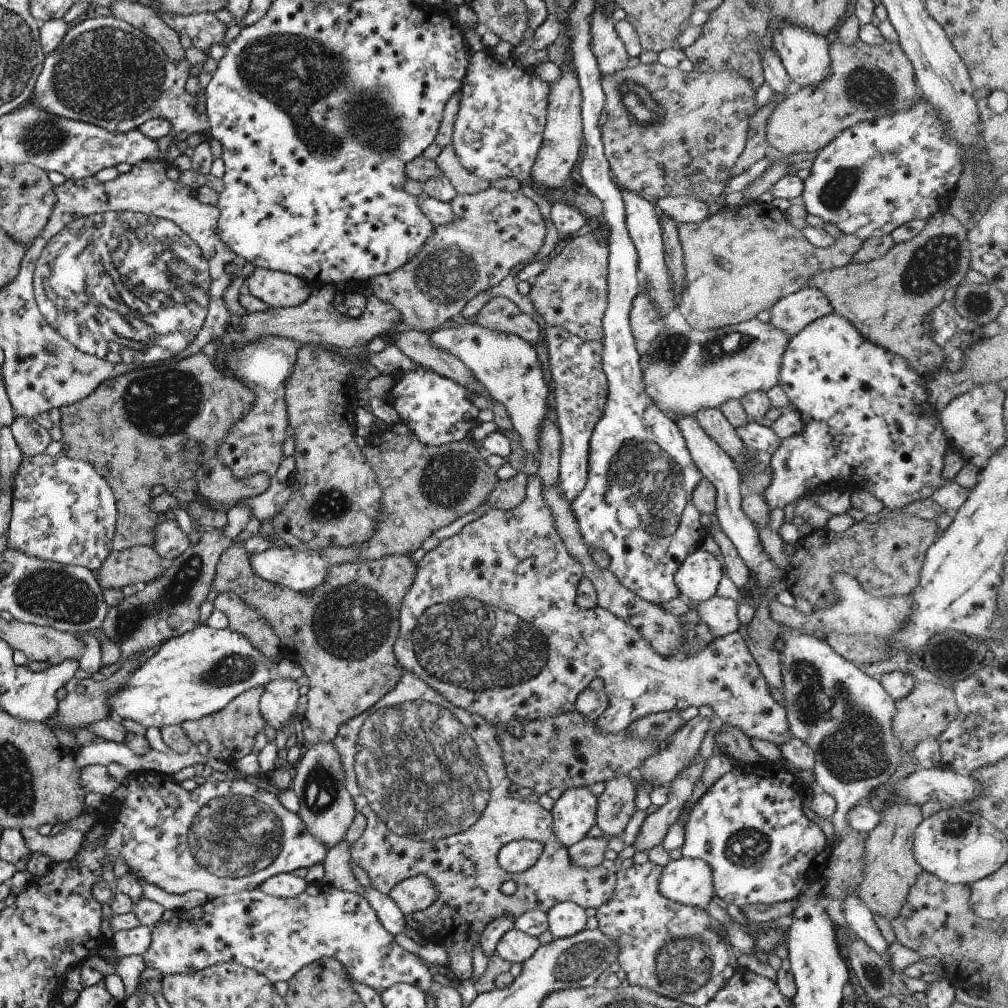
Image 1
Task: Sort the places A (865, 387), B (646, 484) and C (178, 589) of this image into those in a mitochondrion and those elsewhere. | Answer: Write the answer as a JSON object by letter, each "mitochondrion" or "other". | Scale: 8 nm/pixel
{"A":"other","B":"mitochondrion","C":"mitochondrion"}

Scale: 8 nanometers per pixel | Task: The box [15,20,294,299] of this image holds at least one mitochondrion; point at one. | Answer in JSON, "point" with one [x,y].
{"point":[109,74]}

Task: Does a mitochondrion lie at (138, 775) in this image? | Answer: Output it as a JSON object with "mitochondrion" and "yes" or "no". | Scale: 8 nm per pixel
{"mitochondrion":"no"}

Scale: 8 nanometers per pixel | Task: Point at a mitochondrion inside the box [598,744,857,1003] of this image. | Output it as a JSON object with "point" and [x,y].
{"point":[683,963]}

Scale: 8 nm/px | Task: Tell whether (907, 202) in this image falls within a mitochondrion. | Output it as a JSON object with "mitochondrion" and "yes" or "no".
{"mitochondrion":"no"}

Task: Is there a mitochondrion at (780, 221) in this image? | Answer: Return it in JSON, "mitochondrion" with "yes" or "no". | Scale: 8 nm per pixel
{"mitochondrion":"no"}

